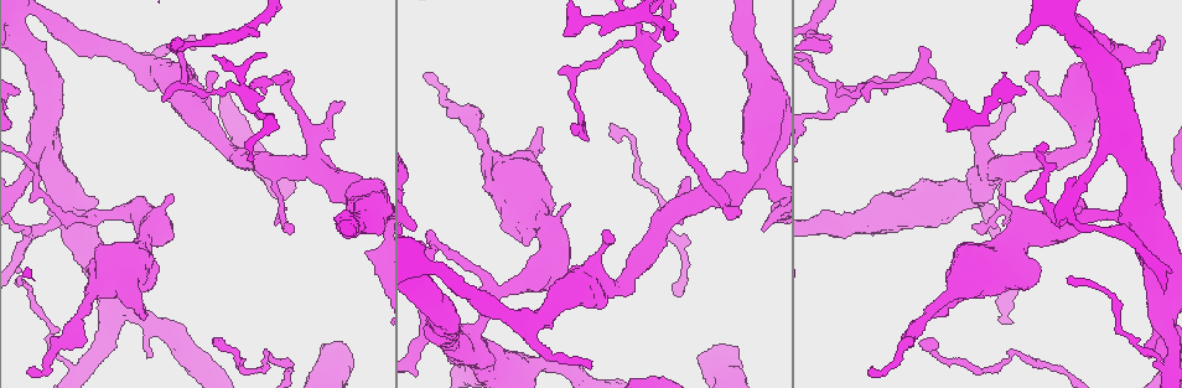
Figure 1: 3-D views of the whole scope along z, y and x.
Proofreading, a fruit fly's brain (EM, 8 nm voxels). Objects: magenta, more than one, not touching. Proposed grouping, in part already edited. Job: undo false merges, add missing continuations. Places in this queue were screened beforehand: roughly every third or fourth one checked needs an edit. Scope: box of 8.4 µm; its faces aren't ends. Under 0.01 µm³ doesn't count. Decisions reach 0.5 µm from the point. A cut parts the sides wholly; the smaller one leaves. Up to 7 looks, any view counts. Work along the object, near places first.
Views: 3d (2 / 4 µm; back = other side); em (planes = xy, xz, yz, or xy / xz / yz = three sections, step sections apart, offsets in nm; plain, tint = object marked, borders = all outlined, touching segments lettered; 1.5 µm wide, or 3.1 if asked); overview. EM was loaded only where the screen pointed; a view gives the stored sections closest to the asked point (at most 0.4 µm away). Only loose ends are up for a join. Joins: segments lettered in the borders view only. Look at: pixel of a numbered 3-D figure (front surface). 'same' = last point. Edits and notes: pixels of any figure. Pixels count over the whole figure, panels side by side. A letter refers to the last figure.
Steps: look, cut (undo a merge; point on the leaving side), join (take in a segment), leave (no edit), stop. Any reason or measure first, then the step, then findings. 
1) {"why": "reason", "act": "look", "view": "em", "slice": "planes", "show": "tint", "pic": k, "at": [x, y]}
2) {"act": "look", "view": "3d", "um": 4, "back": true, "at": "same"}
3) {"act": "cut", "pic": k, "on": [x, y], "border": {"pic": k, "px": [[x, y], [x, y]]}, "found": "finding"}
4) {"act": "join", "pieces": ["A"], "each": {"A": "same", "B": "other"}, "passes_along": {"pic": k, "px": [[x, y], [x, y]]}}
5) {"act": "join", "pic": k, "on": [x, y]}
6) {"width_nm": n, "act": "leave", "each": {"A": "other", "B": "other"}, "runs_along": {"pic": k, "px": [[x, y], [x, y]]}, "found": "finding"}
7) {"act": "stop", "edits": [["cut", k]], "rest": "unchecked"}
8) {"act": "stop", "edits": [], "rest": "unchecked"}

{"why": "free end", "act": "look", "view": "em", "slice": "yz", "step": 8, "show": "borders", "pic": 1, "at": [1010, 104]}

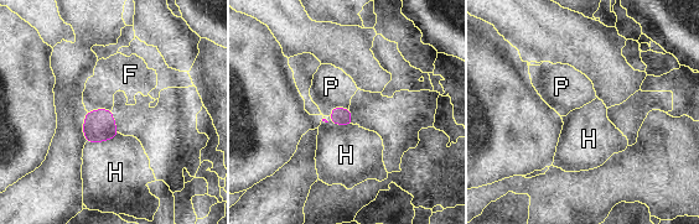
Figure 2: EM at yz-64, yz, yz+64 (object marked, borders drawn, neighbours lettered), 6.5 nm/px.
{"act": "leave", "each": {"F": "other", "H": "other", "P": "other"}, "border": {"pic": 2, "px": [[110, 109], [87, 112]]}, "found": "none of them fits"}

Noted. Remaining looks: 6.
{"why": "sharp bend", "act": "look", "view": "3d", "um": 4, "pic": 1, "at": [1018, 352]}

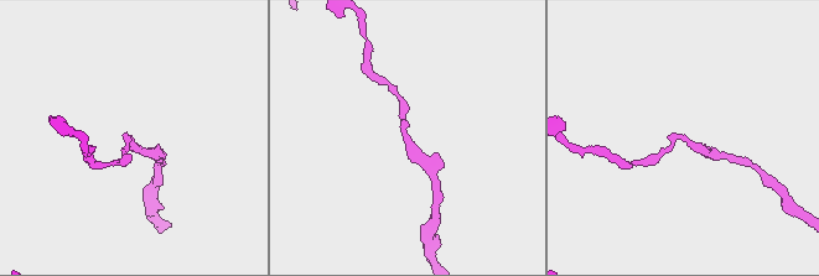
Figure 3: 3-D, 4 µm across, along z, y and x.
{"act": "look", "view": "em", "slice": "xz", "step": 8, "show": "tint", "pic": 3, "at": [405, 132]}

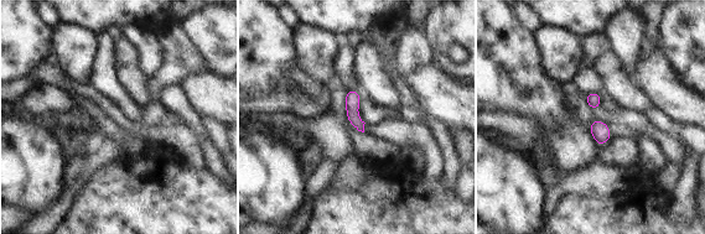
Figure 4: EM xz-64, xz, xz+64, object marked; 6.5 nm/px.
{"why": "another direction", "act": "look", "view": "em", "slice": "planes", "show": "borders", "at": "same"}

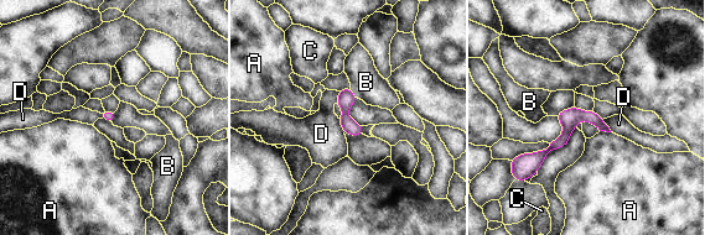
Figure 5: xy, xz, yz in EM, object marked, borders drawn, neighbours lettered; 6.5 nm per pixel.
{"act": "leave", "each": {"A": "other", "B": "other", "C": "other", "D": "other"}, "runs_along": {"pic": 5, "px": [[604, 128], [578, 116], [556, 144], [525, 160]]}, "found": "continuous, no second neuron"}

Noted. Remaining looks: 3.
{"why": "tapers out", "act": "look", "view": "em", "slice": "xy", "step": 8, "show": "tint", "pic": 1, "at": [560, 73]}

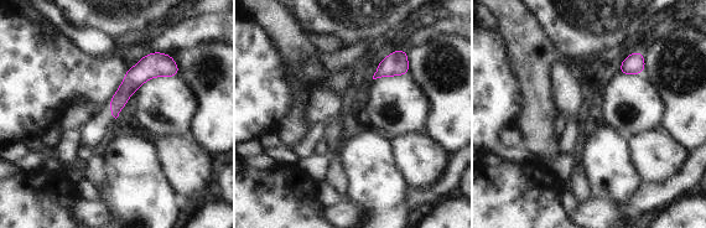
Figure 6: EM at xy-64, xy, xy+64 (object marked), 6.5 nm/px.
{"act": "look", "view": "em", "slice": "xy", "step": 8, "show": "borders", "at": "same"}

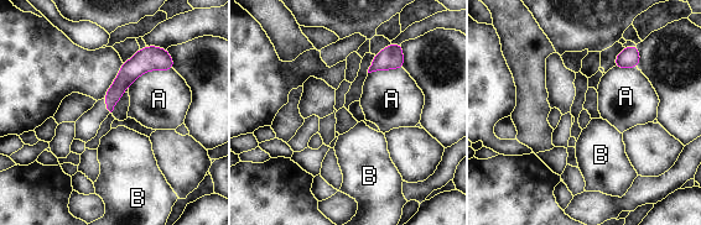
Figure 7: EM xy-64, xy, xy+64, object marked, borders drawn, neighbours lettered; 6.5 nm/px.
{"width_nm": 110, "act": "leave", "each": {"A": "other", "B": "other"}, "runs_along": {"pic": 7, "px": [[164, 52], [145, 59], [109, 105]]}, "found": "no lettered segment goes on from it"}

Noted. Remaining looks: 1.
{"act": "stop", "edits": [], "rest": "unchecked"}

